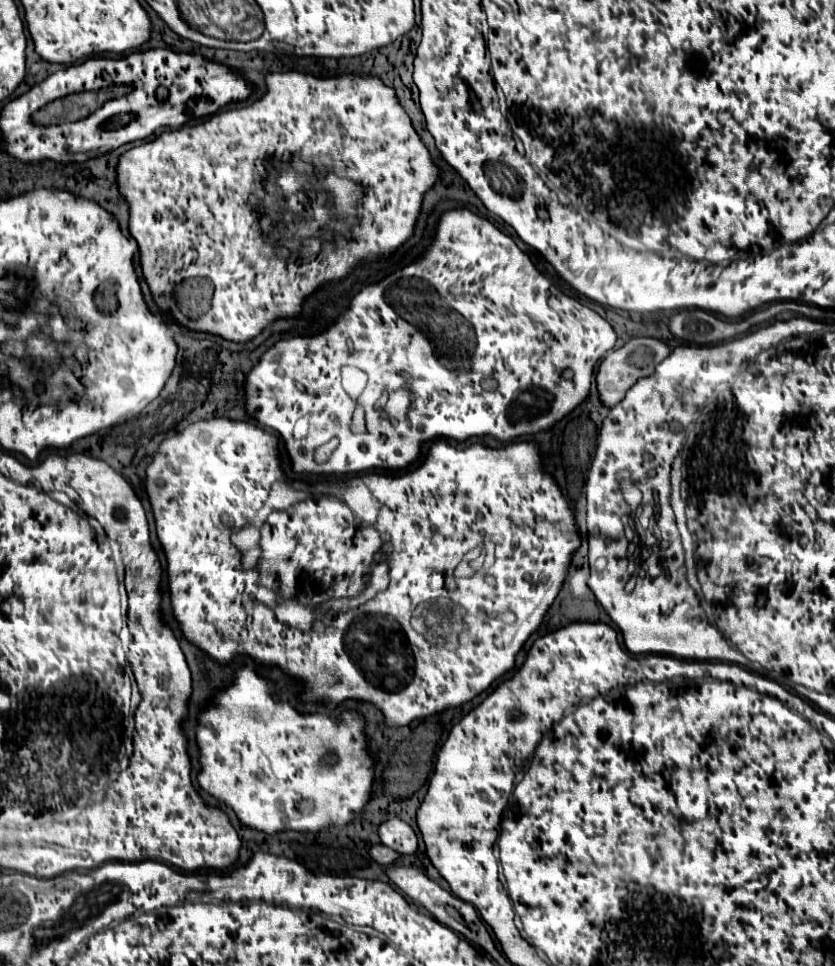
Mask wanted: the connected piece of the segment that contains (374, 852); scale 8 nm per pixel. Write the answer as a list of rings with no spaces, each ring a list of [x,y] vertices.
[[[373,845],[371,851],[369,851],[369,855],[379,865],[391,865],[391,863],[395,863],[399,859],[399,853],[395,853],[393,849],[389,849],[385,845]]]

